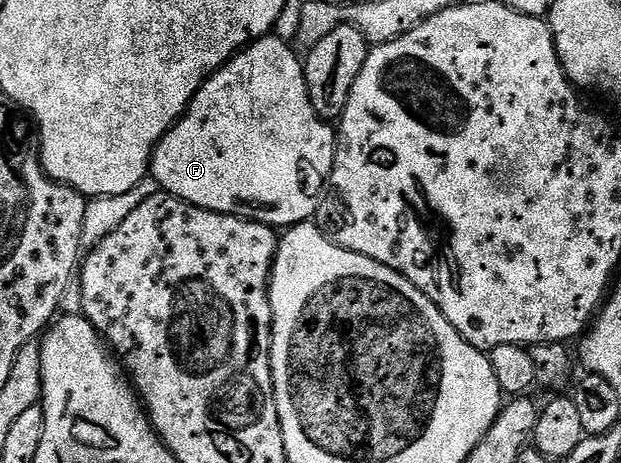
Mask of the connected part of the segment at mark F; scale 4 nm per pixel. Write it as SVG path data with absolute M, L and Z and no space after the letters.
M274 36L259 38L256 42L239 51L230 58L216 74L203 81L203 86L193 96L183 117L171 127L171 131L160 140L154 154L151 156L150 177L157 180L160 191L172 194L182 202L193 204L197 208L212 210L218 214L235 214L239 218L252 218L254 222L264 222L267 226L290 228L311 220L318 208L319 193L328 185L331 169L335 167L335 148L337 145L337 130L330 122L324 122L315 114L313 104L309 100L307 81L303 75L303 62L300 55L293 49L290 41Z

